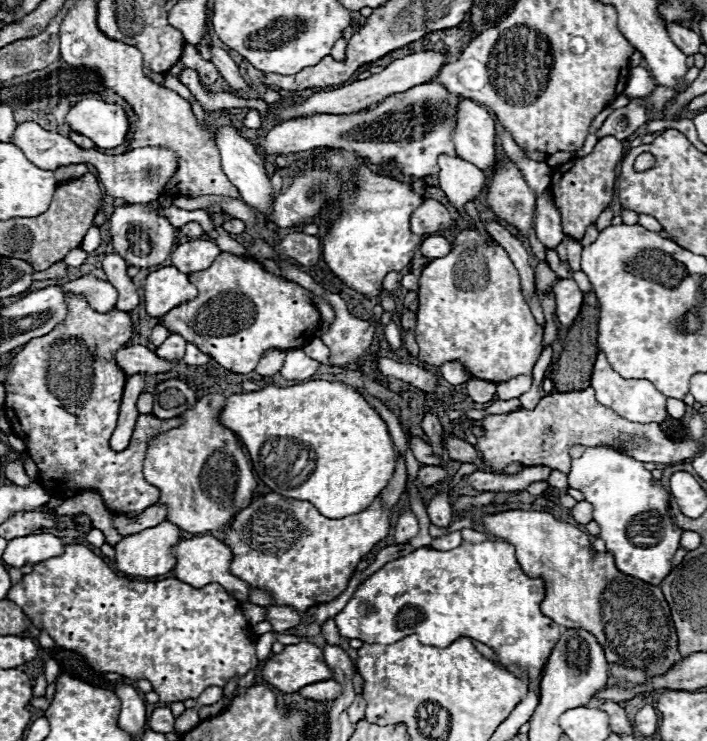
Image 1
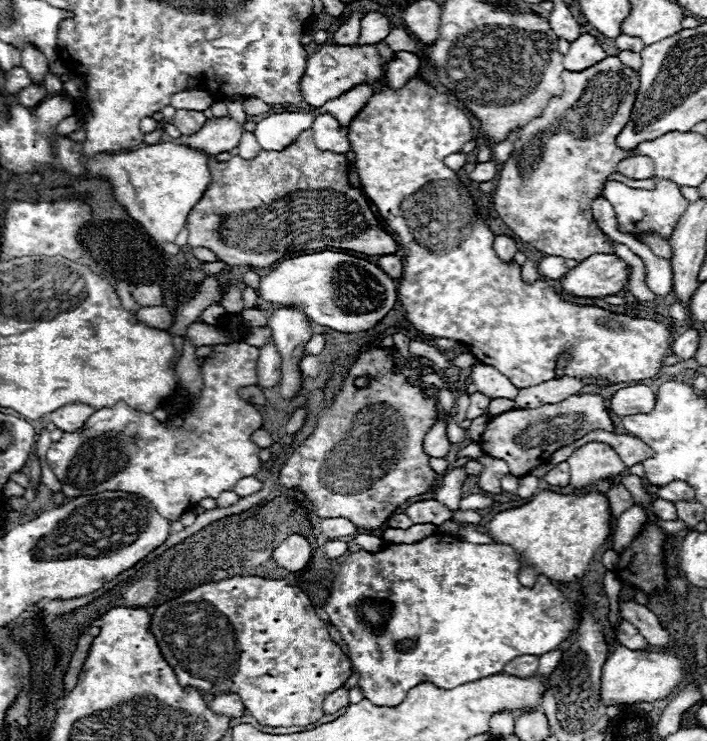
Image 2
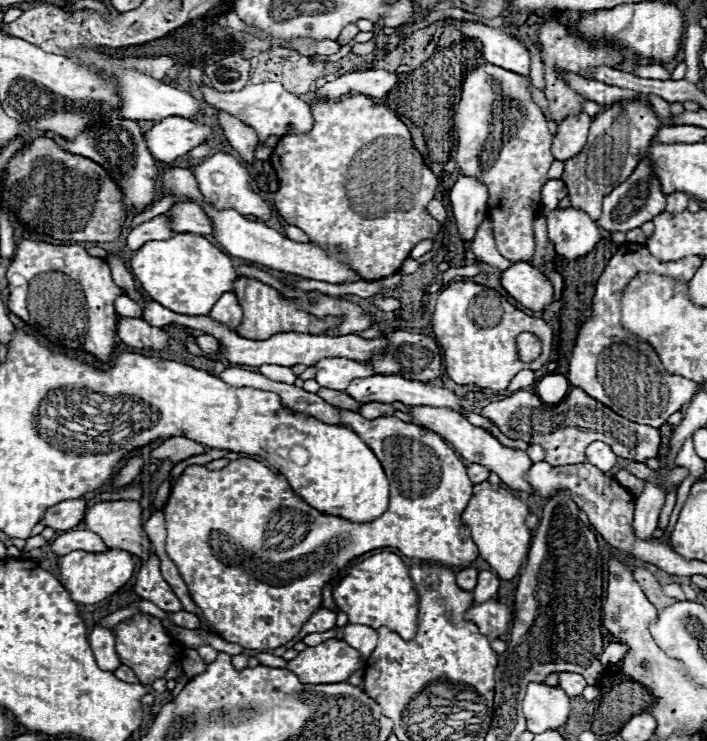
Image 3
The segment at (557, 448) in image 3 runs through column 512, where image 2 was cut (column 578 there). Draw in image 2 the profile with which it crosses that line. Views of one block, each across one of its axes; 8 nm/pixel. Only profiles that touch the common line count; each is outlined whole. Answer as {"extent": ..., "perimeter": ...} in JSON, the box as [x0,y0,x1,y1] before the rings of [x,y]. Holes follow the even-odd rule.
{"extent":[480,394,614,478],"perimeter":[[[574,394],[558,404],[518,408],[492,416],[486,424],[484,434],[480,436],[480,448],[488,456],[504,460],[510,468],[510,474],[520,478],[540,464],[546,464],[558,448],[578,440],[580,436],[586,436],[592,430],[614,432],[614,424],[606,410],[604,398],[600,394]]]}

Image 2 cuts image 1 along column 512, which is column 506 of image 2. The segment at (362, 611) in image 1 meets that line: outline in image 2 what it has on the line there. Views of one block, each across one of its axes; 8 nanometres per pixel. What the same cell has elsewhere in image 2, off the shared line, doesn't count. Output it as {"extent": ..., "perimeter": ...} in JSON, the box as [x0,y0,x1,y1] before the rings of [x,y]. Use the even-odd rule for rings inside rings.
{"extent":[324,536,578,706],"perimeter":[[[428,536],[428,538],[418,540],[414,544],[390,544],[382,552],[376,552],[376,554],[366,552],[366,550],[358,550],[358,552],[348,554],[340,566],[340,572],[334,578],[334,588],[332,588],[332,594],[330,594],[324,610],[330,618],[330,622],[336,626],[336,630],[342,634],[342,640],[348,648],[348,656],[352,660],[352,668],[354,668],[354,672],[360,674],[356,686],[360,688],[364,698],[372,700],[372,704],[376,704],[376,706],[396,706],[406,698],[410,688],[414,688],[422,682],[432,682],[438,688],[450,690],[450,688],[456,688],[456,686],[462,686],[462,684],[468,684],[468,682],[474,682],[474,680],[480,680],[486,676],[500,674],[504,670],[504,666],[510,660],[514,660],[516,656],[524,656],[524,654],[542,656],[550,650],[556,650],[570,636],[570,632],[576,626],[578,616],[576,616],[574,604],[568,602],[566,596],[544,576],[540,576],[540,586],[524,588],[518,582],[518,570],[520,570],[518,554],[512,548],[500,546],[500,544],[468,544],[468,542],[462,542],[452,536],[446,536],[446,538],[438,536],[438,542],[436,542],[436,536]]]}

